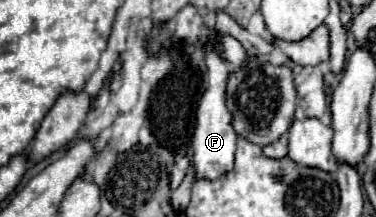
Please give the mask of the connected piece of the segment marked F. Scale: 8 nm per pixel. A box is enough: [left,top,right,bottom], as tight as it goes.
[191,32,237,180]

